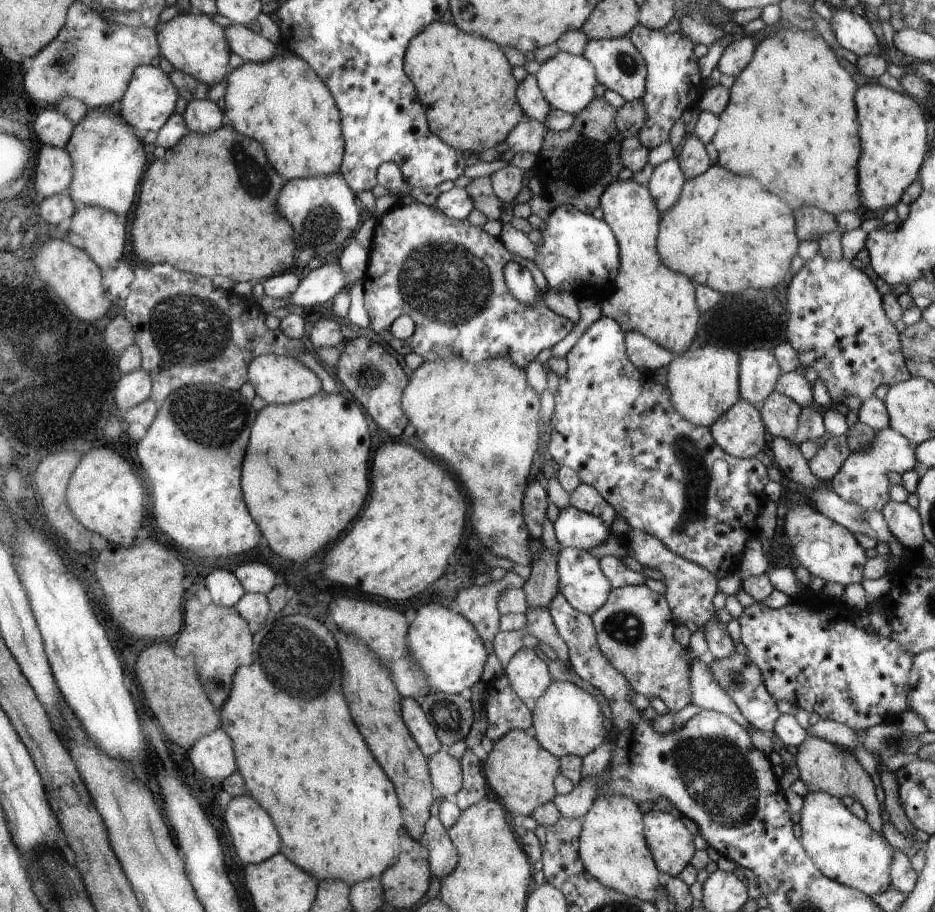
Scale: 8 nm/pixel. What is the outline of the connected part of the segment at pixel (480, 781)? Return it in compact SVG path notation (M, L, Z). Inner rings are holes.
M467 748L461 758L463 790L453 799L463 811L486 797L486 777L483 773L483 754L479 749Z

